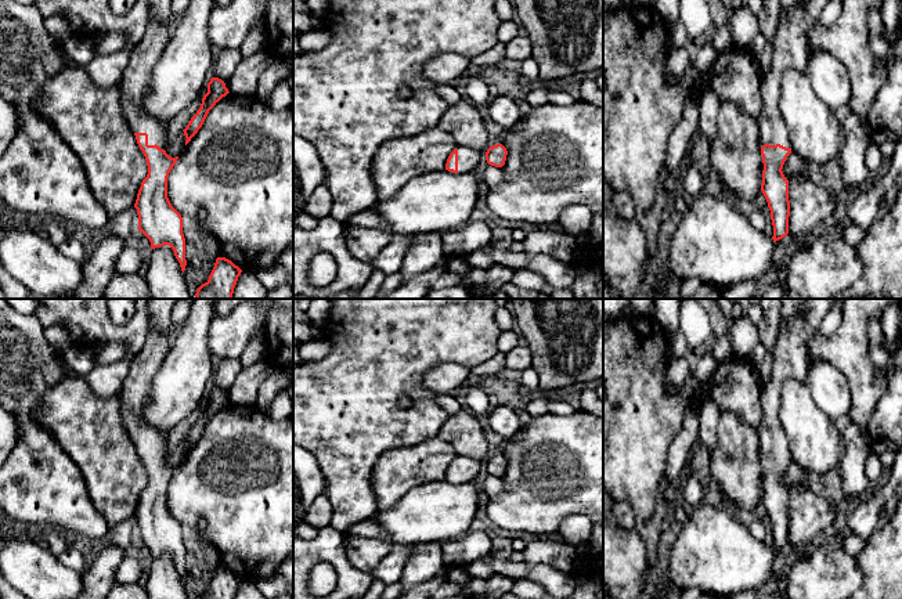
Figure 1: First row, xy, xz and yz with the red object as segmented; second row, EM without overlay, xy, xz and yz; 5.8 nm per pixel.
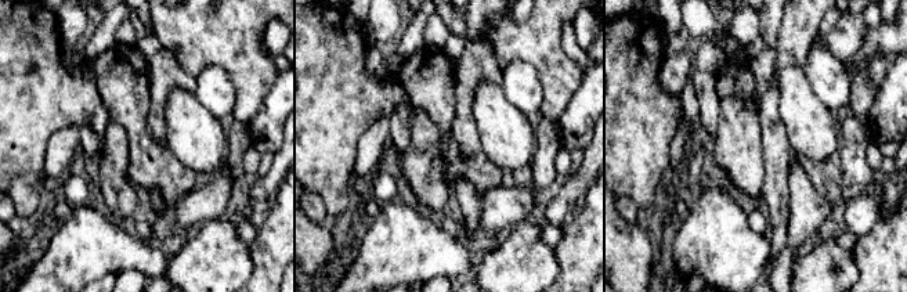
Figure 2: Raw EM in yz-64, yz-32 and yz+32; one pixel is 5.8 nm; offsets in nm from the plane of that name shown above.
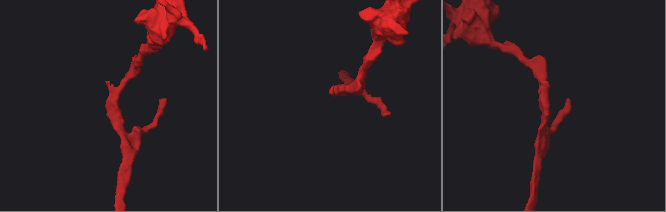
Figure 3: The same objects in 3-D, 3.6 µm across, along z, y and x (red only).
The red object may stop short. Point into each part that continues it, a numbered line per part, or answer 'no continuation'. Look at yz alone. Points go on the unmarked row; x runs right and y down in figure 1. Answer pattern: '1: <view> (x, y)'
1: yz (790, 356)

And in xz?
1: xz (468, 468)

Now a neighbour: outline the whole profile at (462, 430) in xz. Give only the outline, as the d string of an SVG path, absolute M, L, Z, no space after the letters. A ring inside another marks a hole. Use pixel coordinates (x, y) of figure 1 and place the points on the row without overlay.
M462 408L450 415L437 437L450 443L457 455L484 461L488 452L488 441L475 414Z

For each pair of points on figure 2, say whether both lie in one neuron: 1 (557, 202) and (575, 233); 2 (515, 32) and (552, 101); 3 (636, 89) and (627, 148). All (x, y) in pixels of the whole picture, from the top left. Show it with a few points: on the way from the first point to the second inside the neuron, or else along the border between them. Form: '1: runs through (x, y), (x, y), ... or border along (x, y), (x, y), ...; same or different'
1: border along (571, 216), (562, 226); different
2: runs through (531, 49), (552, 72), (552, 85); same
3: runs through (632, 104), (632, 121), (627, 128), (627, 133); same

